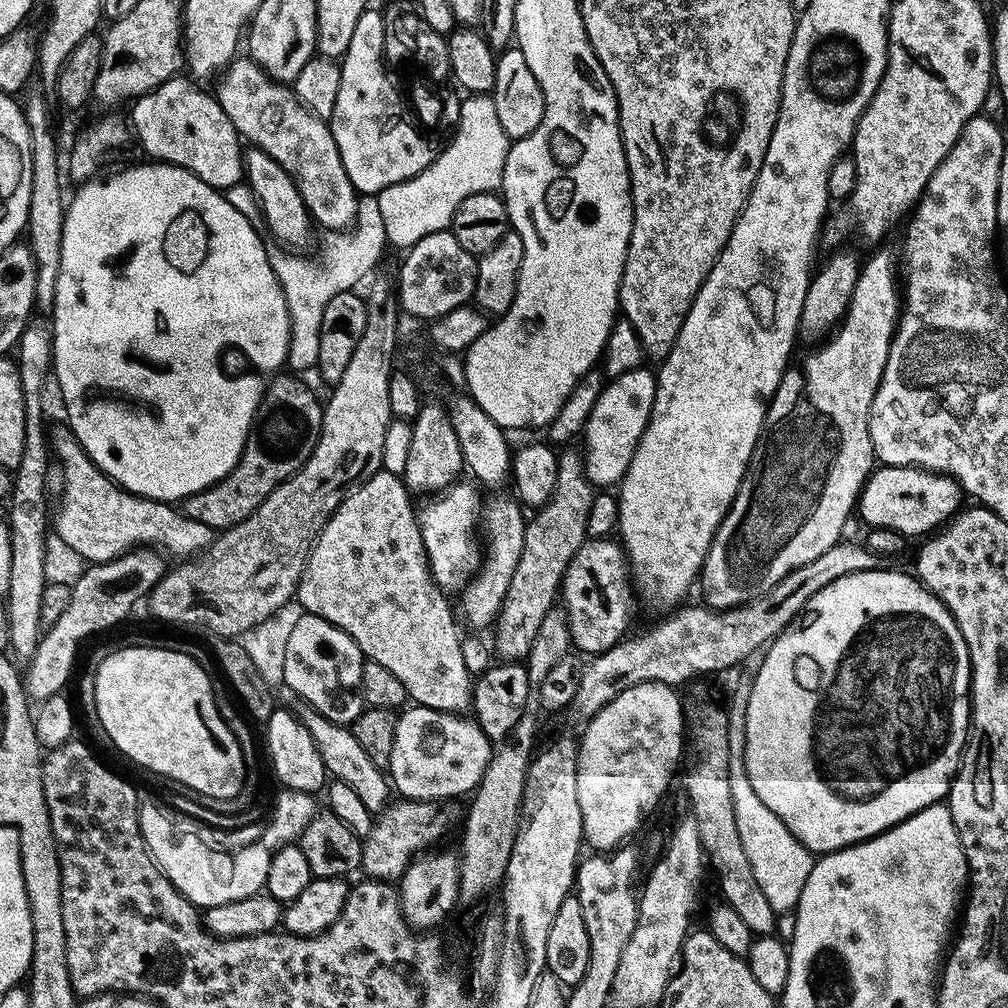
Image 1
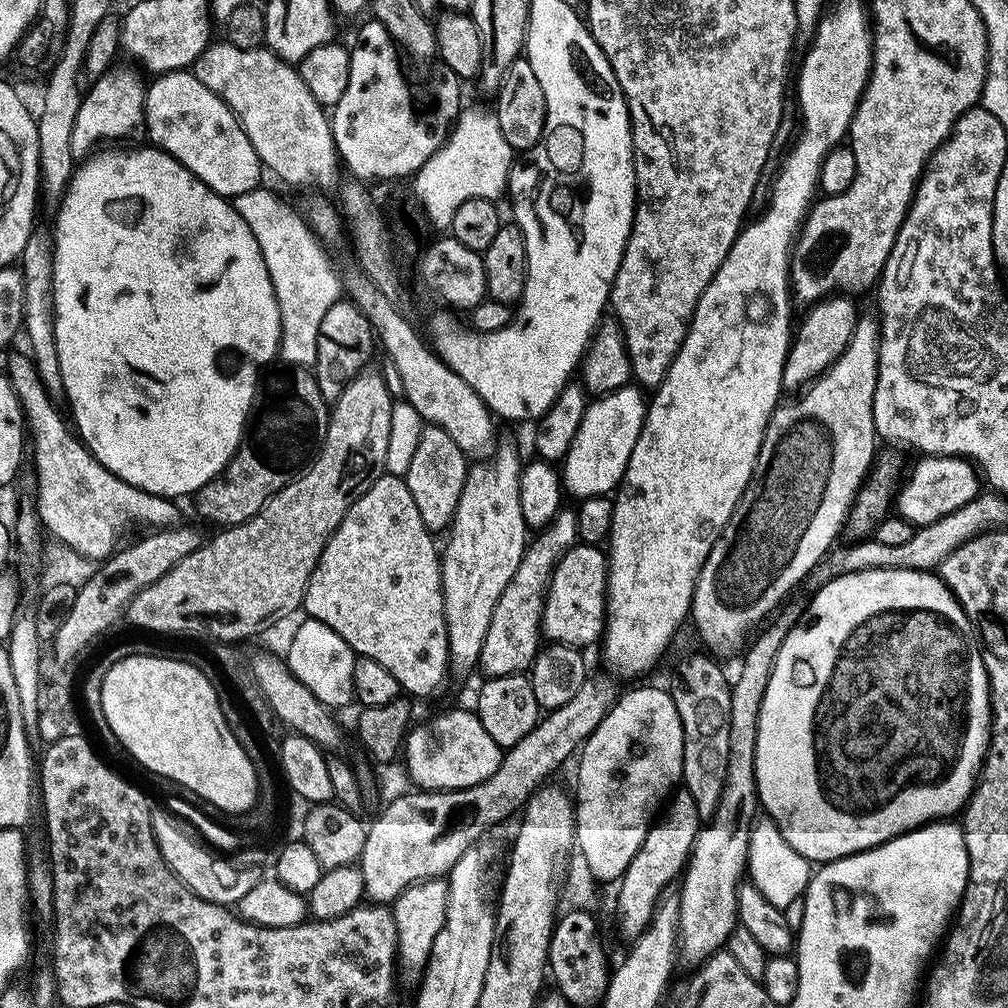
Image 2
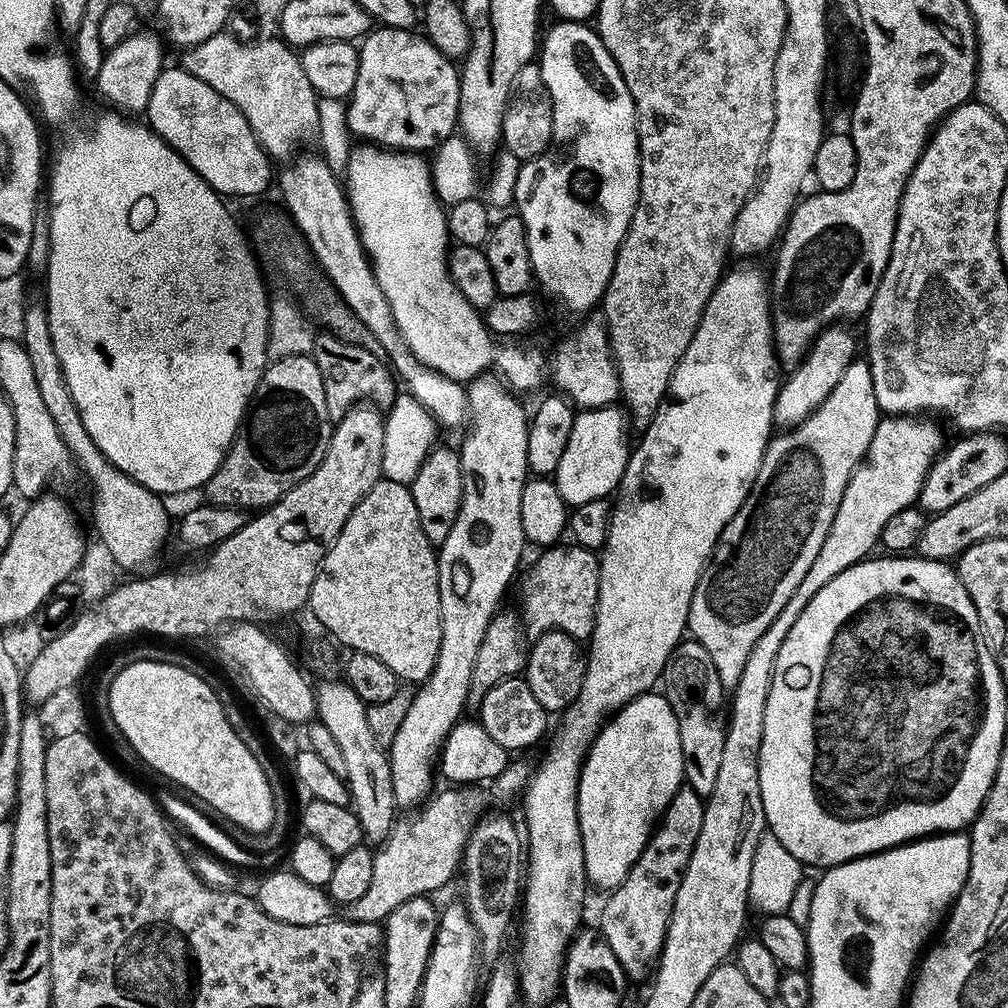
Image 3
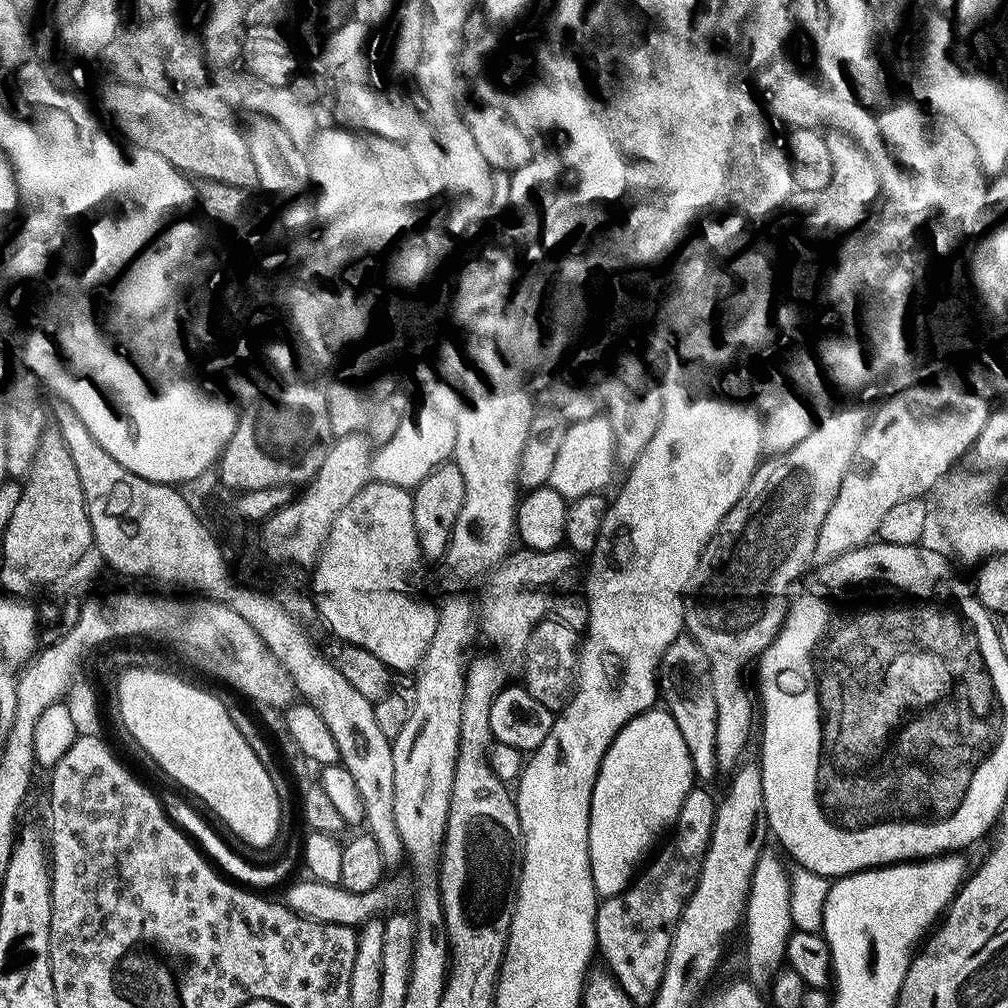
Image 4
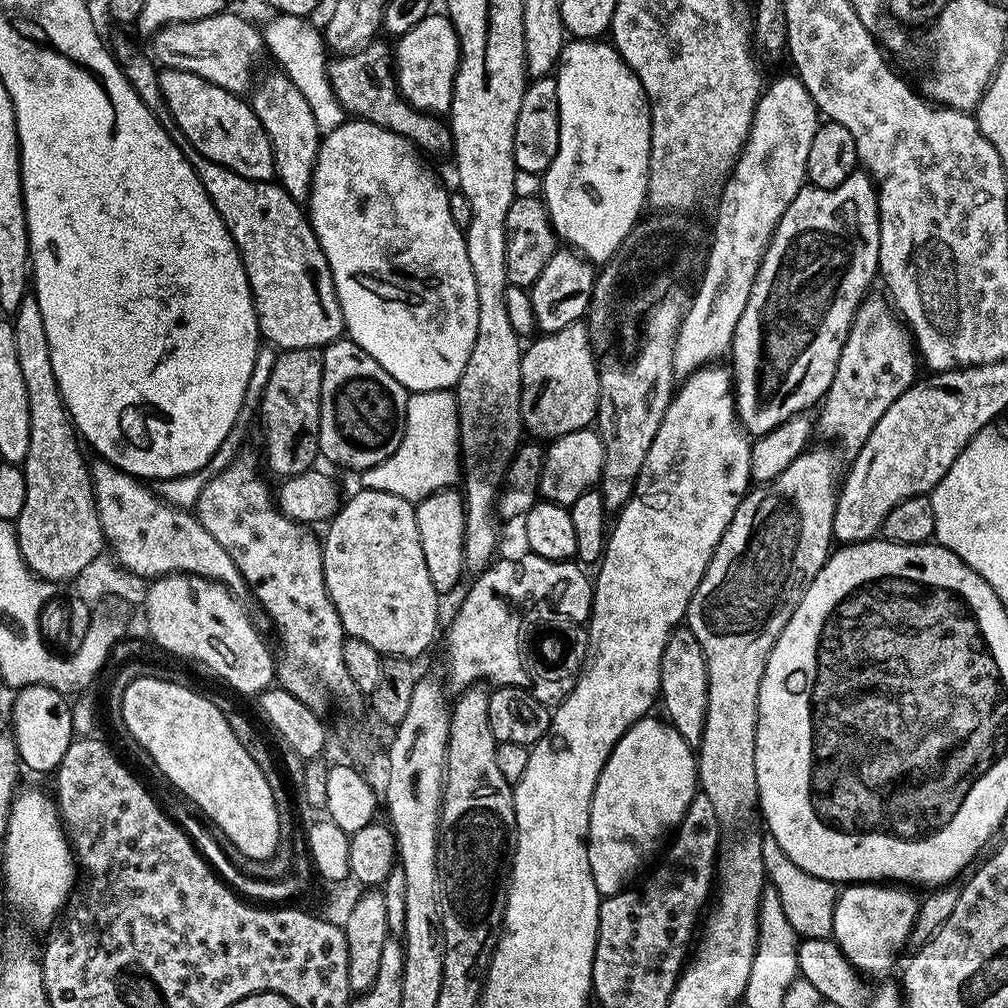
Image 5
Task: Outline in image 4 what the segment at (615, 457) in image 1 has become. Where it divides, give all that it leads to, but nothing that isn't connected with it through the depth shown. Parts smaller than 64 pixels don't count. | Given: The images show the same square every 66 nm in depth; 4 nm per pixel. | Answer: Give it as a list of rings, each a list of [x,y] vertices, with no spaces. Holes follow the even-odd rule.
[[[606,415],[576,420],[568,426],[566,435],[562,438],[561,449],[558,450],[557,459],[550,470],[548,484],[565,500],[584,497],[590,492],[604,490],[615,464],[614,436]]]

